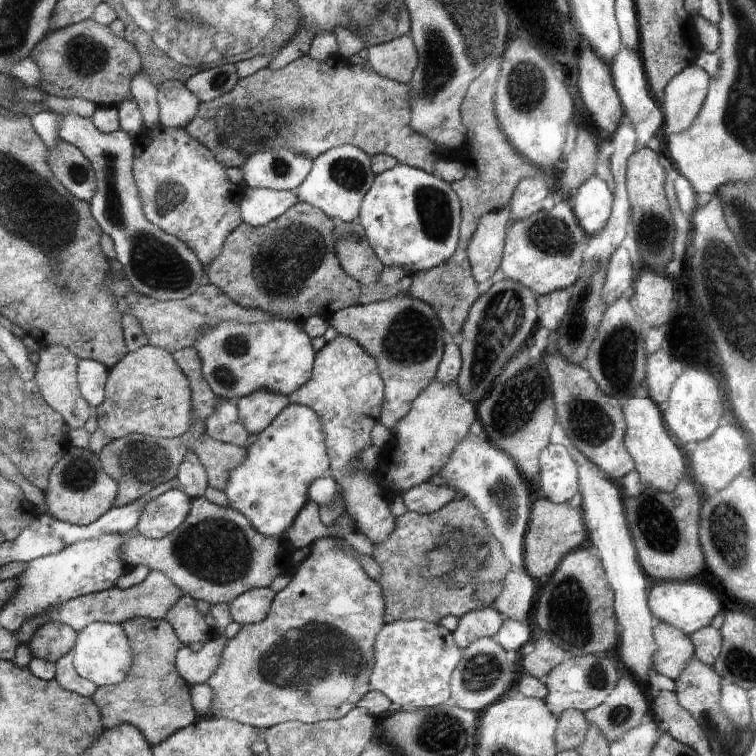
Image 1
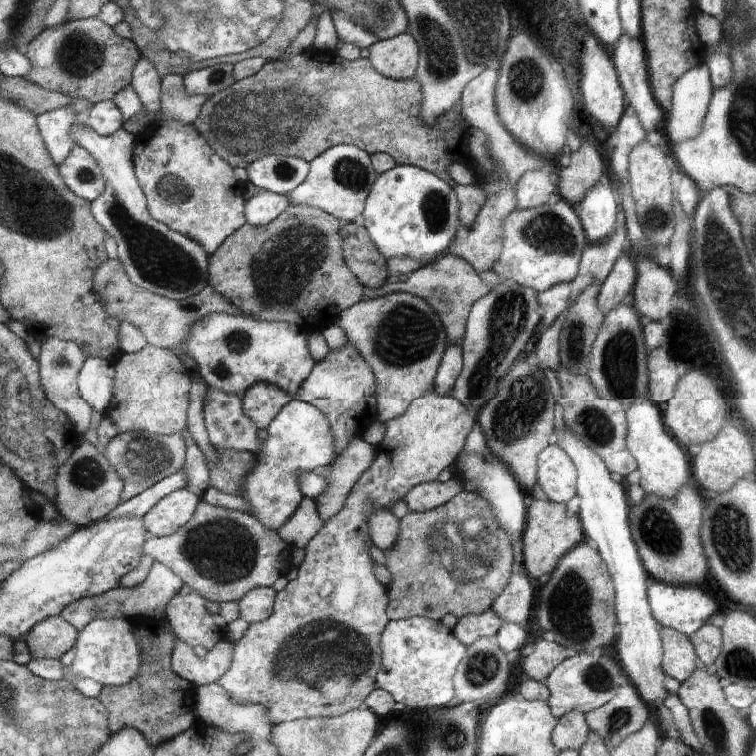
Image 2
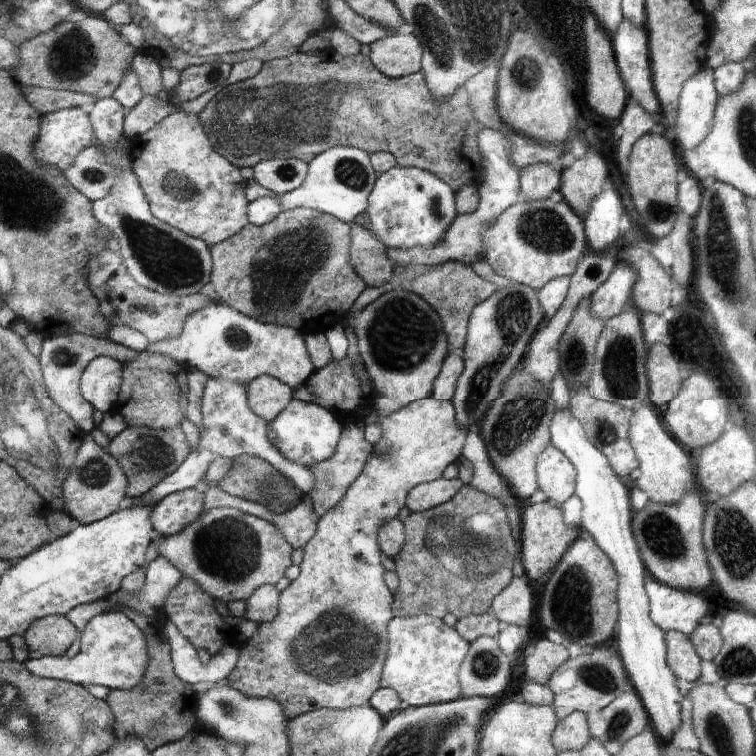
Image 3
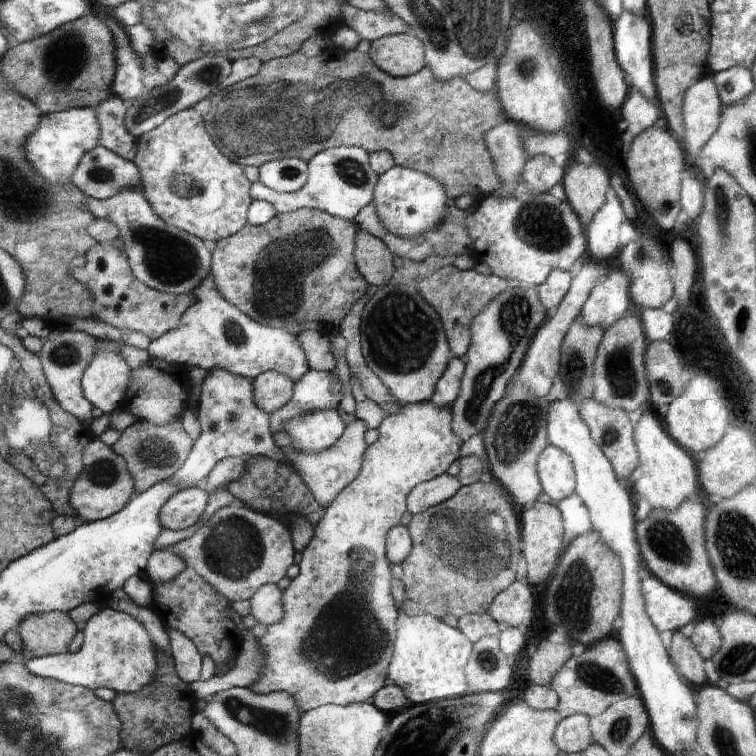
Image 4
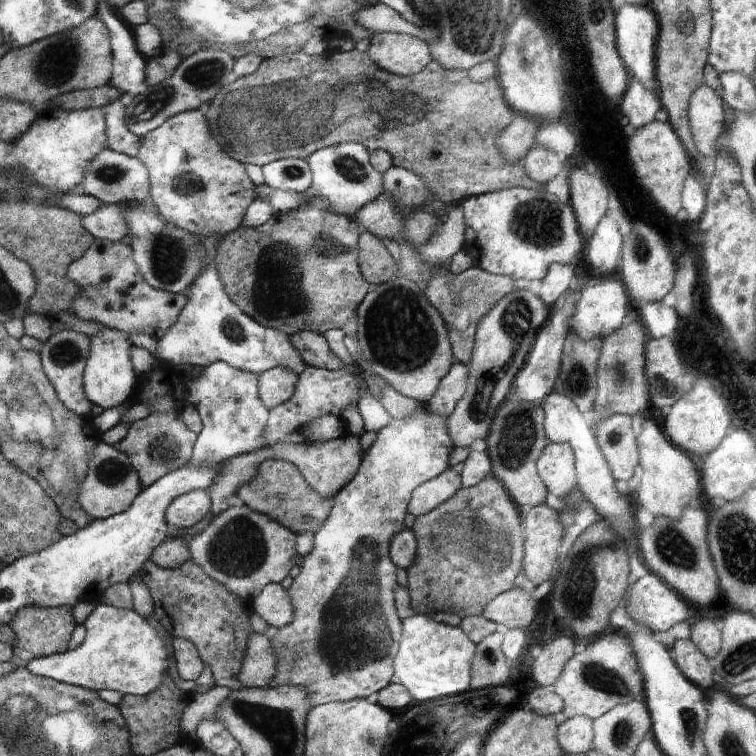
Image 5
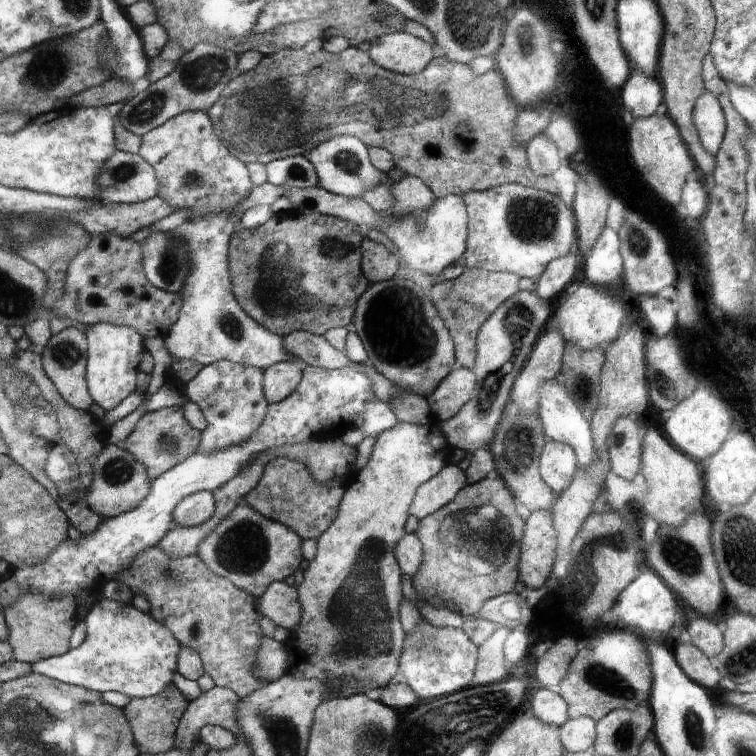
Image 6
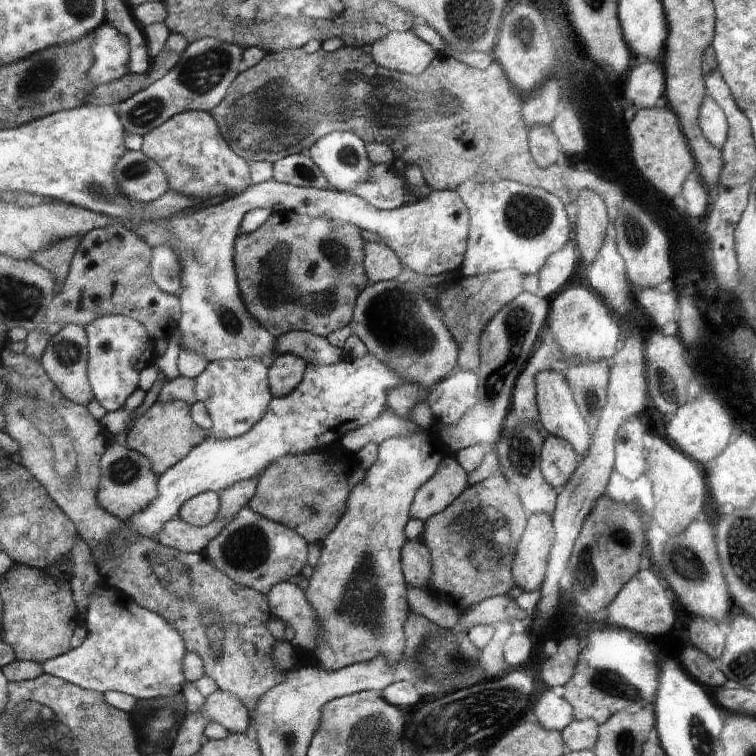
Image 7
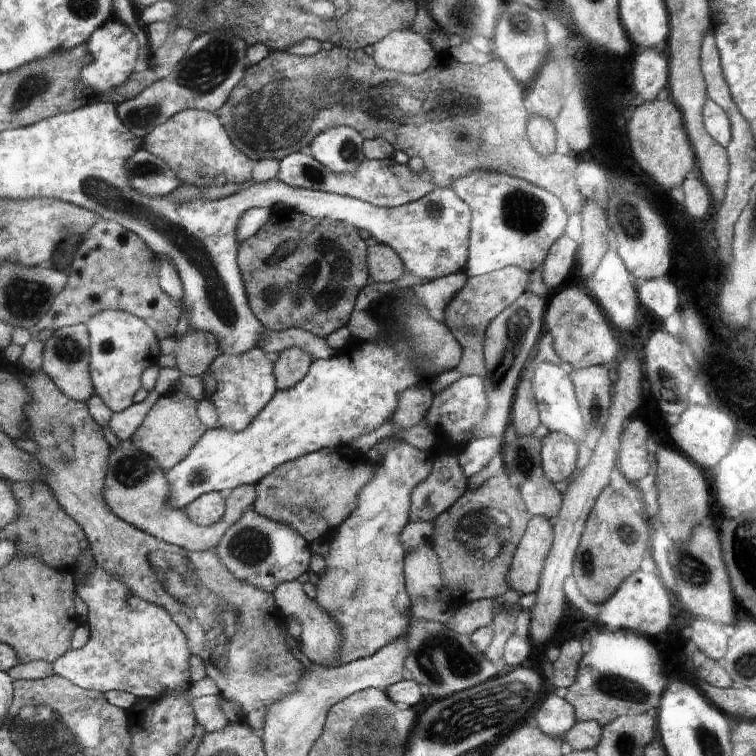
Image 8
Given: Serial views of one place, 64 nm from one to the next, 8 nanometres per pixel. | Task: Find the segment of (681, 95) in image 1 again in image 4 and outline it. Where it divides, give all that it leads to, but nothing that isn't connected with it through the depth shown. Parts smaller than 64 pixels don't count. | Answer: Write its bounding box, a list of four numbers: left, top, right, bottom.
[682,73,724,158]

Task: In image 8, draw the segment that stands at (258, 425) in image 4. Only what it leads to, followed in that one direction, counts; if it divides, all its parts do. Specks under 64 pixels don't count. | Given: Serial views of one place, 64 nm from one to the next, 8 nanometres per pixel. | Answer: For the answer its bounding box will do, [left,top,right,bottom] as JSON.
[201,346,276,432]

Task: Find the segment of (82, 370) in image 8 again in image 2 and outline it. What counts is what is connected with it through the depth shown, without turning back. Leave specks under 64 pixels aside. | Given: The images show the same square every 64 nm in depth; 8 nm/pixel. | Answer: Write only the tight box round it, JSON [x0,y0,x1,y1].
[40,337,92,432]

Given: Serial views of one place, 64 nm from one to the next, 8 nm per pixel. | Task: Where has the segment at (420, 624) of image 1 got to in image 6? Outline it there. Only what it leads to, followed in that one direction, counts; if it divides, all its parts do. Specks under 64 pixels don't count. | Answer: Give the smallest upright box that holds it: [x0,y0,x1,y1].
[400,620,476,698]

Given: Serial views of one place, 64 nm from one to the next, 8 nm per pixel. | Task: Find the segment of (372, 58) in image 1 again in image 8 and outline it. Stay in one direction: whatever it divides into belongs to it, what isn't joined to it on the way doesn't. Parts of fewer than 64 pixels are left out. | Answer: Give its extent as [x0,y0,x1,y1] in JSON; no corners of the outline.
[373,30,438,75]

